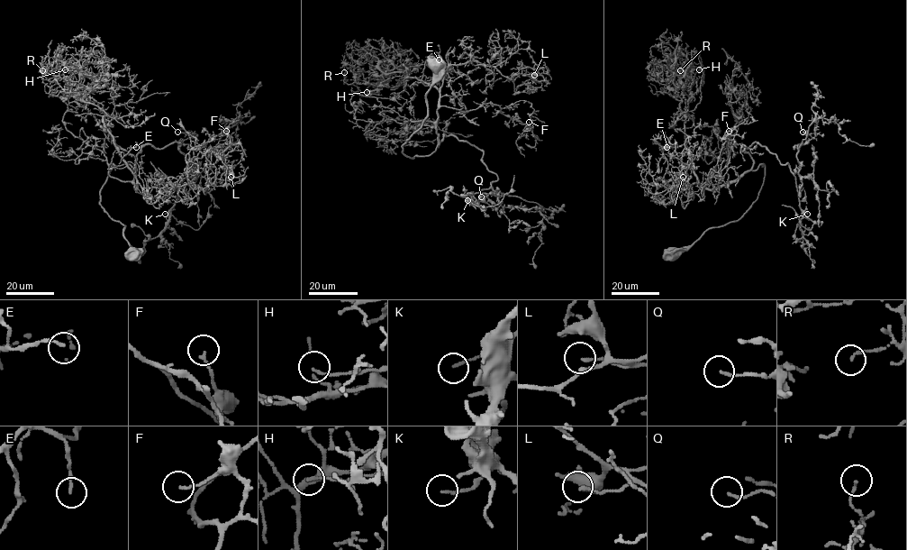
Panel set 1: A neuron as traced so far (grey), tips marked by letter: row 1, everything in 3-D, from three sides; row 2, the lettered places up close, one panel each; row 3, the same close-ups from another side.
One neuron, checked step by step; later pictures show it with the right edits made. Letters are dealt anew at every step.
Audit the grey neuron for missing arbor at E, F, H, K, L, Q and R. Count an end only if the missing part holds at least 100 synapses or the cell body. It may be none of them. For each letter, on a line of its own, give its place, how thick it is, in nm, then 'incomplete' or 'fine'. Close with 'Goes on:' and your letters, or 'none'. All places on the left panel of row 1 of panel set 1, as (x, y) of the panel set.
E: (136, 147) | 130 nm | incomplete
F: (226, 131) | 120 nm | fine
H: (65, 69) | 110 nm | fine
K: (165, 214) | 110 nm | fine
L: (231, 177) | 120 nm | fine
Q: (177, 132) | 110 nm | fine
R: (42, 70) | 120 nm | fine
Goes on: E

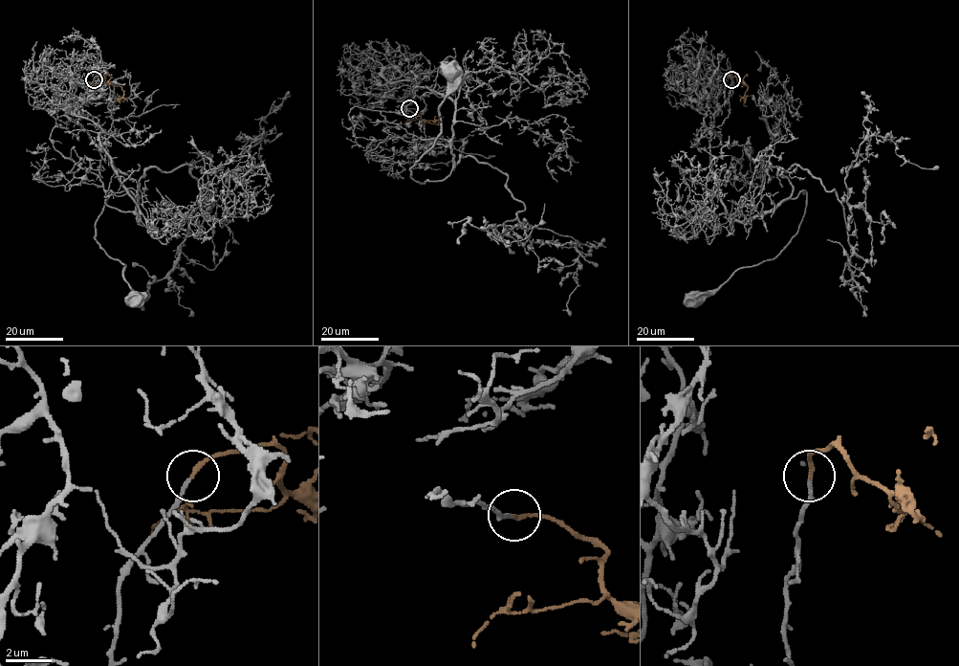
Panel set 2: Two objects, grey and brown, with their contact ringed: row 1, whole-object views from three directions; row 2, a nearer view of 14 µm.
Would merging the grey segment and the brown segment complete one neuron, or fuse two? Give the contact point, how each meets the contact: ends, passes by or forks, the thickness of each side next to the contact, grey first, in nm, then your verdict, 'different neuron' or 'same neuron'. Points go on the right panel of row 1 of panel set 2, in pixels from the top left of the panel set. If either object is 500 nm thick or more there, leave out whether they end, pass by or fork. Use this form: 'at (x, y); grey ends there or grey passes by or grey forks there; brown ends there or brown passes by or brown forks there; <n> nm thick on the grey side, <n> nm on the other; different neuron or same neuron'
at (731, 79); grey ends there; brown ends there; 160 nm thick on the grey side, 190 nm on the other; same neuron

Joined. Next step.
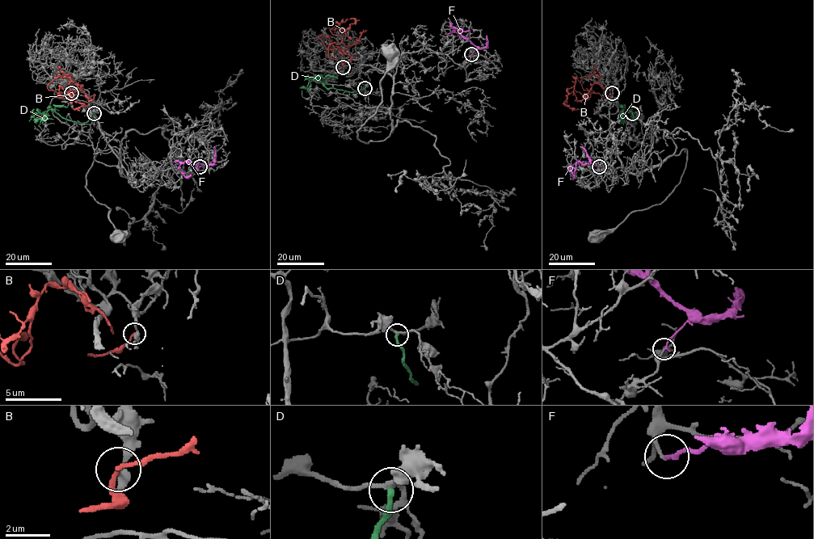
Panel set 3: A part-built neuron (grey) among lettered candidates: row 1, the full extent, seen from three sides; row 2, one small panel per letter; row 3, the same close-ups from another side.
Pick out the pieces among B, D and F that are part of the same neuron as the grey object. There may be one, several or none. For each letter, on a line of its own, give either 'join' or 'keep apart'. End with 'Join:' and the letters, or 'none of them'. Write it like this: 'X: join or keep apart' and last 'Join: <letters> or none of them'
B: keep apart
D: keep apart
F: keep apart
Join: none of them

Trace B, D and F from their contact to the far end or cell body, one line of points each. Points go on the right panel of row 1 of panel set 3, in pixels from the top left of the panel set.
B: (612, 93), (603, 98), (592, 92), (587, 96), (588, 99), (571, 87), (563, 103), (575, 110), (584, 109)
D: (632, 112), (636, 123), (630, 111), (626, 110), (623, 114), (621, 111), (628, 110), (632, 113), (631, 121)
F: (599, 166), (576, 162), (571, 166), (572, 175)

